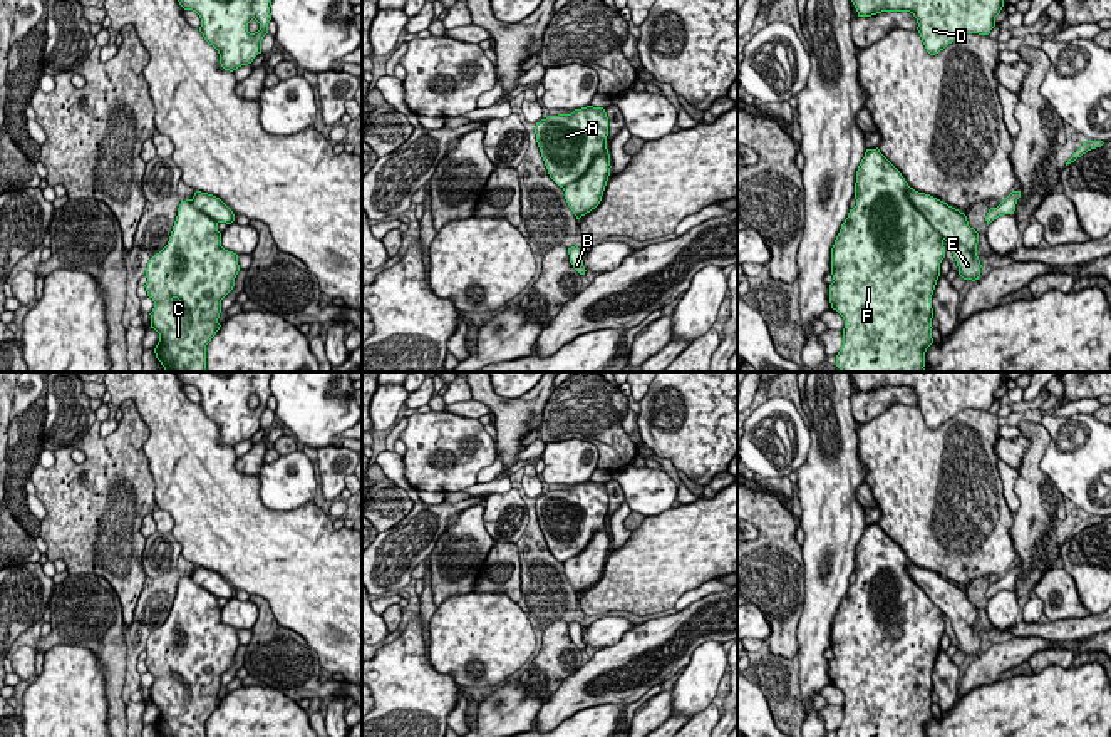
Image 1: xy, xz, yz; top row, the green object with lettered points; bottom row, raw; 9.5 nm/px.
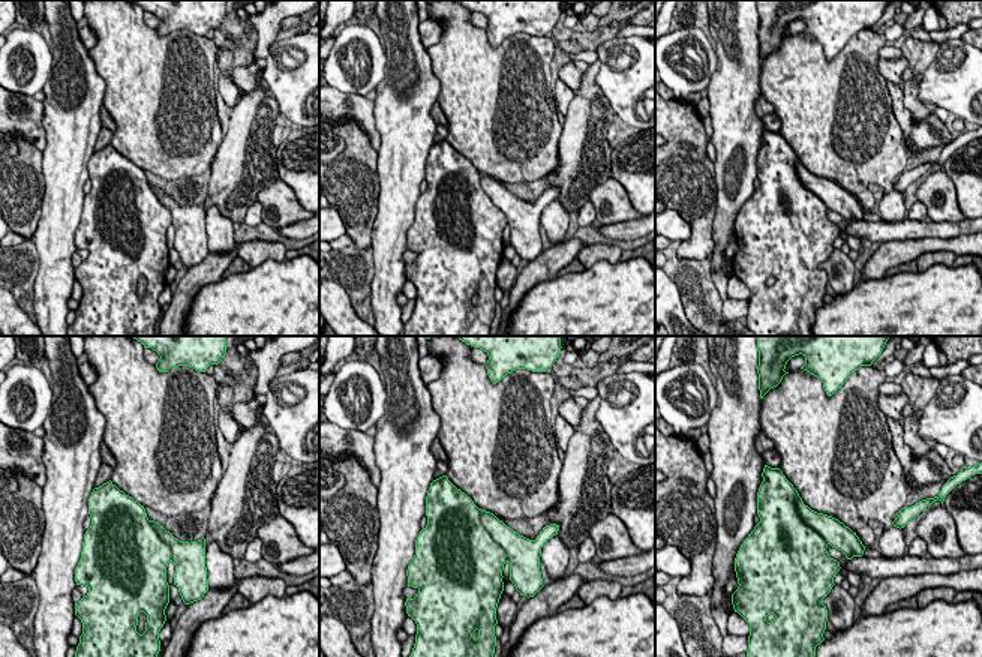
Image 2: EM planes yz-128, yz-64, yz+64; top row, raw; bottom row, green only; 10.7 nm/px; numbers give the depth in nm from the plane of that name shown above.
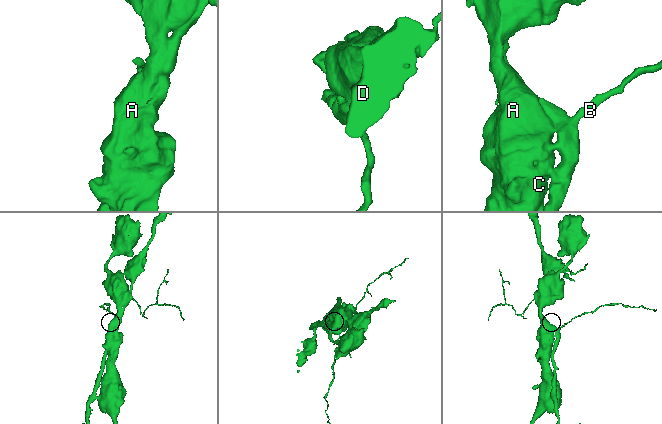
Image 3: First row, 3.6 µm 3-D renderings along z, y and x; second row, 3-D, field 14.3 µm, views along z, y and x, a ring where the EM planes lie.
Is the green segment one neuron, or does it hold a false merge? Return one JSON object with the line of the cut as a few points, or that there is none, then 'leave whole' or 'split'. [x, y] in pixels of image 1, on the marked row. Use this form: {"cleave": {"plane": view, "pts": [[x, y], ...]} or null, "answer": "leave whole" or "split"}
{"cleave": {"plane": "yz", "pts": [[909, 186], [907, 198], [910, 203], [944, 238]]}, "answer": "split"}

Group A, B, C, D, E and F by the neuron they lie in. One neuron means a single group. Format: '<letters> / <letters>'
A C D F / B E

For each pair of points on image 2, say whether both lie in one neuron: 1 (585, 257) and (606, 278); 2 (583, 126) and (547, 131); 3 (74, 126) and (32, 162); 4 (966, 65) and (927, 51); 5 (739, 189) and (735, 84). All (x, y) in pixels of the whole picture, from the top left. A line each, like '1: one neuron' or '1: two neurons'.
1: two neurons
2: two neurons
3: two neurons
4: two neurons
5: one neuron

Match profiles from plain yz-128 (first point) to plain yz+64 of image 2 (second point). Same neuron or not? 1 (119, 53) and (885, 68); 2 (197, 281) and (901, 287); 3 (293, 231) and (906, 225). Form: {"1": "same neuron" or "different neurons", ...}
{"1": "different neurons", "2": "different neurons", "3": "same neuron"}

